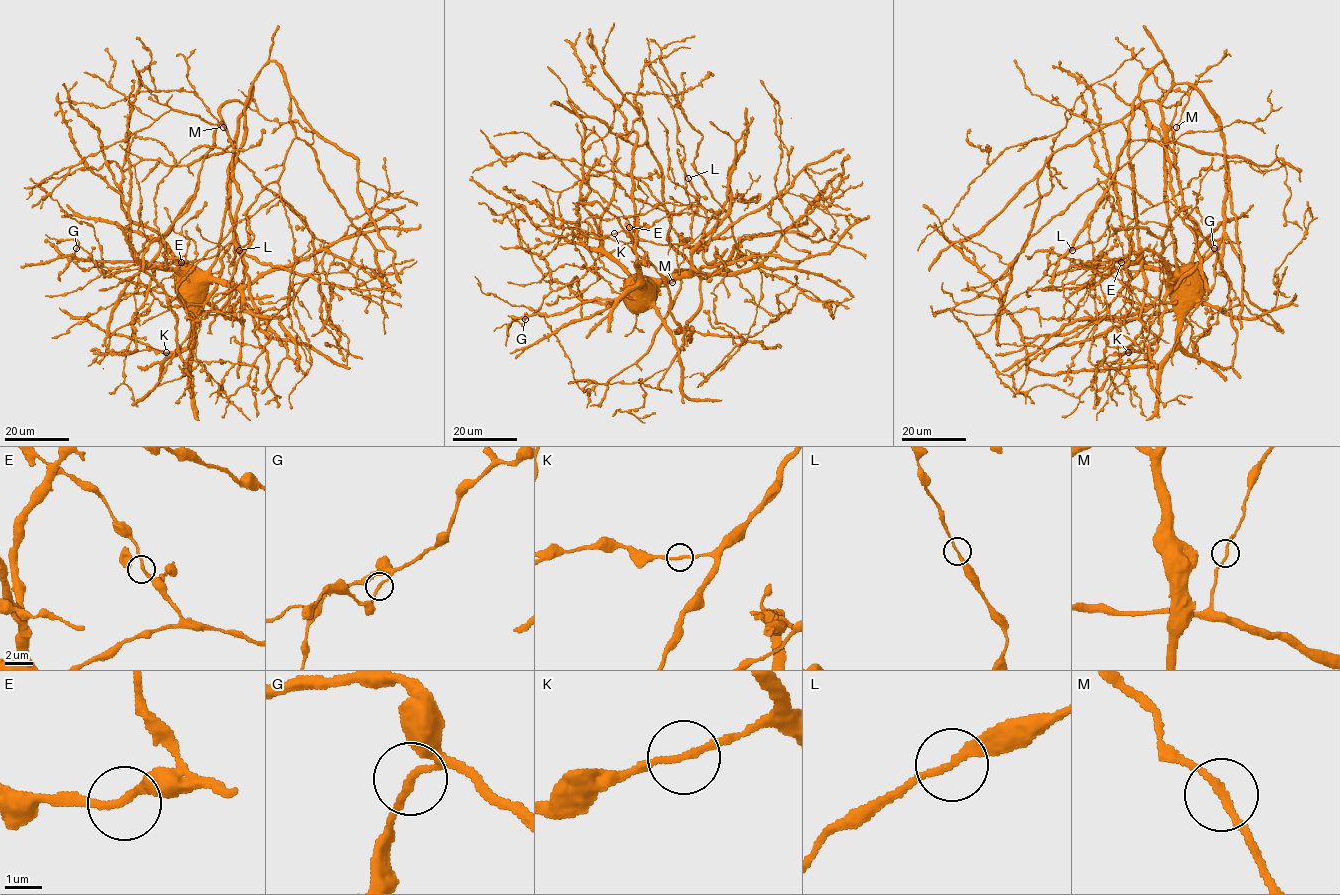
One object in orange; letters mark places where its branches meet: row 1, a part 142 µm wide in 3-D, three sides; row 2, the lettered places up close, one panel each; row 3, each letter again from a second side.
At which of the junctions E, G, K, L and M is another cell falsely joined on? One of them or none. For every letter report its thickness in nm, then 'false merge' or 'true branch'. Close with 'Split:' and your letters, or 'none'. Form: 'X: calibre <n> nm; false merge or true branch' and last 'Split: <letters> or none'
E: calibre 220 nm; true branch
G: calibre 180 nm; true branch
K: calibre 180 nm; true branch
L: calibre 200 nm; true branch
M: calibre 180 nm; true branch
Split: none

